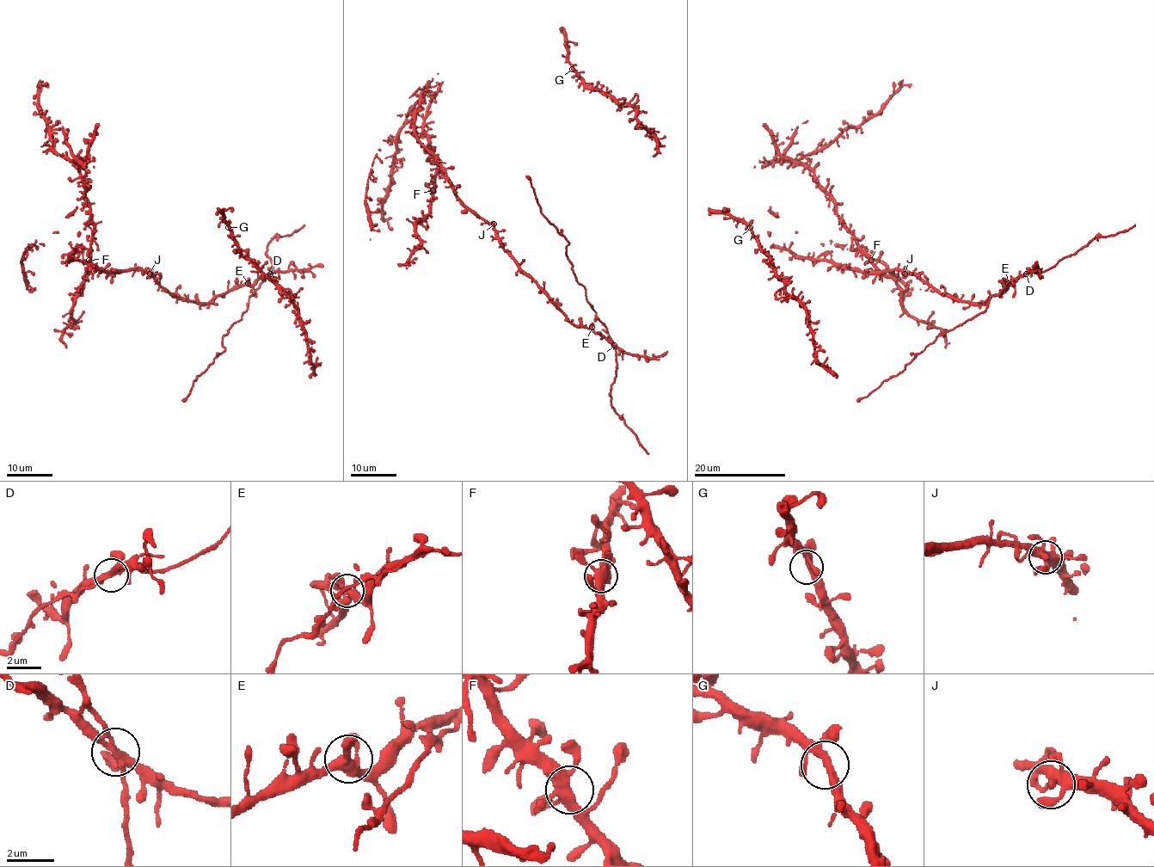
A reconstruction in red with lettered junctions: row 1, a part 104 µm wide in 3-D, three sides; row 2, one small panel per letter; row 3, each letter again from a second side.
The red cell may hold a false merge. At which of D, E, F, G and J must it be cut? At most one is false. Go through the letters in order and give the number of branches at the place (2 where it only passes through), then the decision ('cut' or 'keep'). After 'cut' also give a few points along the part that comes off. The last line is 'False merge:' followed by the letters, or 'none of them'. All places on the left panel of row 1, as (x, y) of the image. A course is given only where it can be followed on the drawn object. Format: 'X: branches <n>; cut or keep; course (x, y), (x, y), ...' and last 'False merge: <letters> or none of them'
D: branches 5; keep
E: branches 4; keep
F: branches 5; keep
G: branches 4; keep
J: branches 5; keep
False merge: none of them

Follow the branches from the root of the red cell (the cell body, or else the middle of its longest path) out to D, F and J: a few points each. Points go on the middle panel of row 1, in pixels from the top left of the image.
D: (590, 328), (599, 332), (614, 346)
F: (590, 328), (578, 327), (568, 319), (504, 249), (494, 230), (455, 193), (445, 178), (438, 178), (432, 190)
J: (590, 328), (574, 325), (548, 298), (504, 249), (494, 224)

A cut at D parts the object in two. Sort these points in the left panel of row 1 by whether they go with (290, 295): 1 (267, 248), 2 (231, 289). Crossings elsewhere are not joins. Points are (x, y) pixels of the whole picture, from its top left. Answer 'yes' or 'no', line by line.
1: no
2: yes

